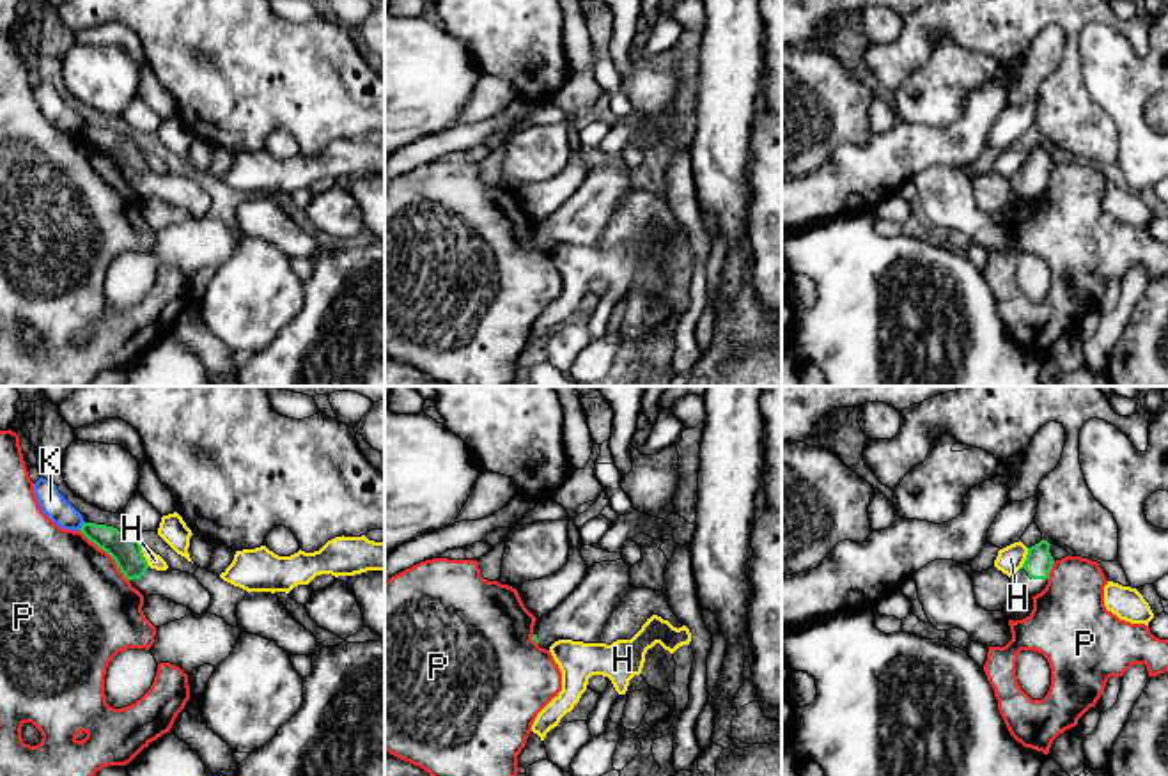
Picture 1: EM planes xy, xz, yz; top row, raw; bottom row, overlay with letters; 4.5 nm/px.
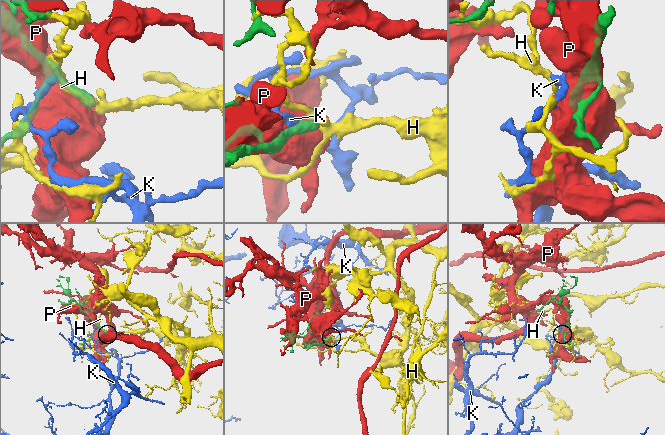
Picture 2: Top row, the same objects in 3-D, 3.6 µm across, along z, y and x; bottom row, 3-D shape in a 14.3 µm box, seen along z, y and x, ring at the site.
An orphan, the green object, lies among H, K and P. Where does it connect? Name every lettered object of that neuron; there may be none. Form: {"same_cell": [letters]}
{"same_cell": []}

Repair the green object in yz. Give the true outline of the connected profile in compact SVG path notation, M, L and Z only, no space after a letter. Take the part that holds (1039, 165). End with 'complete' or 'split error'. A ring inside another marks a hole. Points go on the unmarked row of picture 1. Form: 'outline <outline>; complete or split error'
outline M1042 142L1039 147L1028 151L1023 170L1010 179L1012 195L1030 200L1040 197L1047 188L1053 167L1047 144Z; split error

